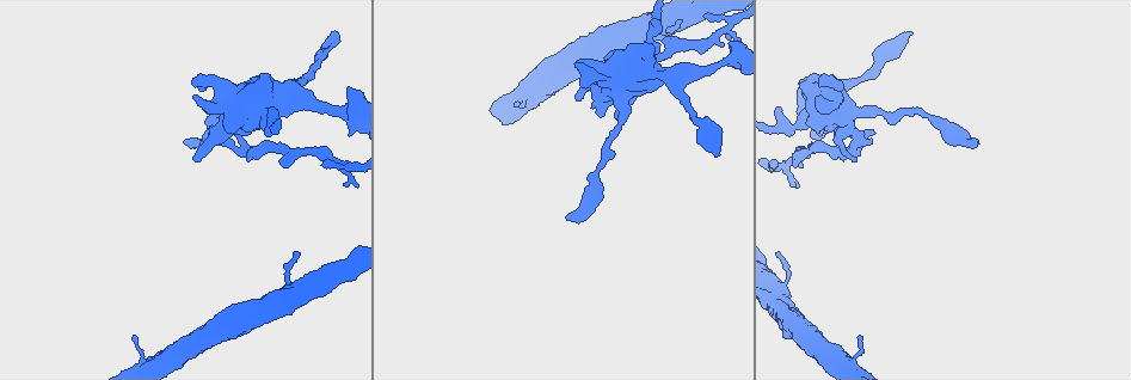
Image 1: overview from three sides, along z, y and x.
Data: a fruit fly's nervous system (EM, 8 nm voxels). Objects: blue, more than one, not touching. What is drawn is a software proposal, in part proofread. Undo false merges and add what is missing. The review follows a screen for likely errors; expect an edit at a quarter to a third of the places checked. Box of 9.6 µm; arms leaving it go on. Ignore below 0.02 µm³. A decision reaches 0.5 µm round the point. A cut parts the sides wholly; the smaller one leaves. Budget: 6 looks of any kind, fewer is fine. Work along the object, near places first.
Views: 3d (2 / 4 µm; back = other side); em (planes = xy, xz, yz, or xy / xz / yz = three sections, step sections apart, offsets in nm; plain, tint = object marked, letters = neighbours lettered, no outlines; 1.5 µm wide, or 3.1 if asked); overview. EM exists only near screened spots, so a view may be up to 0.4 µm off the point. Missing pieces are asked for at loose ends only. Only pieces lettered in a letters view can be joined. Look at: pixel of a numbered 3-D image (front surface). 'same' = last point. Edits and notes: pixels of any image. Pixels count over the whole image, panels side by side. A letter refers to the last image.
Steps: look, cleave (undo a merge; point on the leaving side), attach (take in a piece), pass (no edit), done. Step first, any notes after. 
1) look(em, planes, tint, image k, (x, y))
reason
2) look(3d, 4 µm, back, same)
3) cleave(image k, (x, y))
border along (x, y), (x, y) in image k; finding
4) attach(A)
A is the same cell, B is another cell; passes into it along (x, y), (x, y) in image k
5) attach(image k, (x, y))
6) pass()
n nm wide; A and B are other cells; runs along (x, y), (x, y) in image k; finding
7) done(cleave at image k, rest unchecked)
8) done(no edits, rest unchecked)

look(em, planes, letters, image 1, (798, 90))
an open end

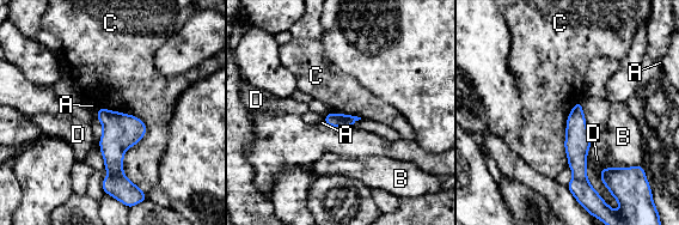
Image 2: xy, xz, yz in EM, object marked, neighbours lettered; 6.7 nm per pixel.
pass()
A, B, C and D are other cells; border along (98, 107), (136, 186) in image 2; none of them fits

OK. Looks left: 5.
look(3d, 4 µm, image 1, (819, 133))
an open end

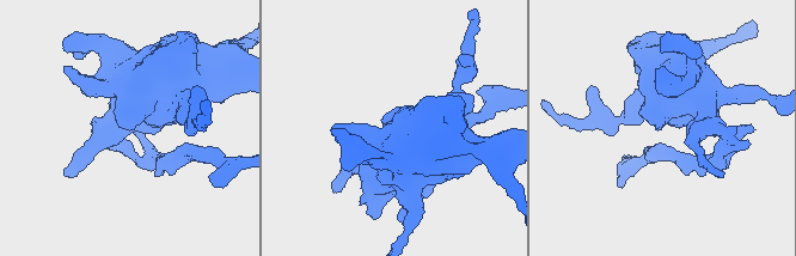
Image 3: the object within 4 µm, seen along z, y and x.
look(em, planes, tint, image 3, (122, 127))

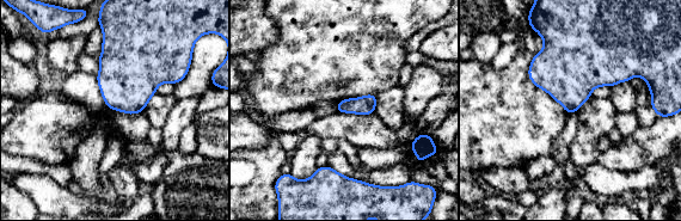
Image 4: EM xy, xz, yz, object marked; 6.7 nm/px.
look(em, planes, letters, same)
what lies round it

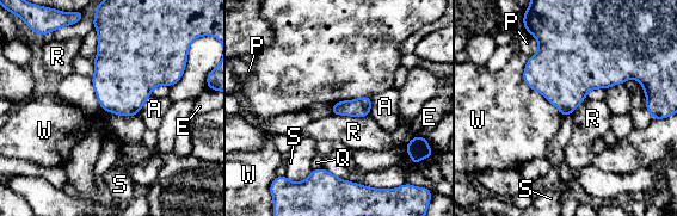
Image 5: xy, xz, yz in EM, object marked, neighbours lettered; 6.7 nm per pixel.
pass()
W touches over 460 nm; A, E, P, Q, R, S and W are other cells; border along (332, 112), (369, 116) in image 5; no lettered piece goes on from it

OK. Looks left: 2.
look(em, planes, letters, image 1, (520, 102))
tapers out

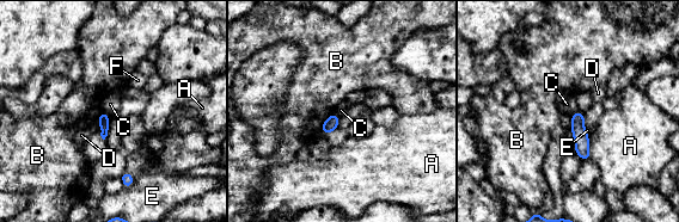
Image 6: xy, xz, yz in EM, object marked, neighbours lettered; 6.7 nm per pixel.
pass()
A, B, C, D, E and F are other cells; border along (102, 111), (110, 116) in image 6; none of them fits

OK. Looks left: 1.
done(no edits, rest unchecked)

